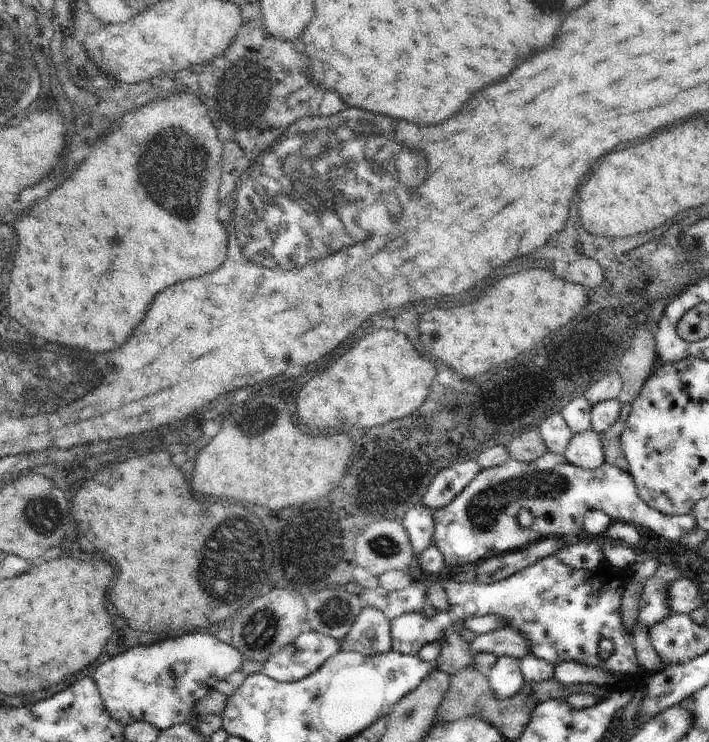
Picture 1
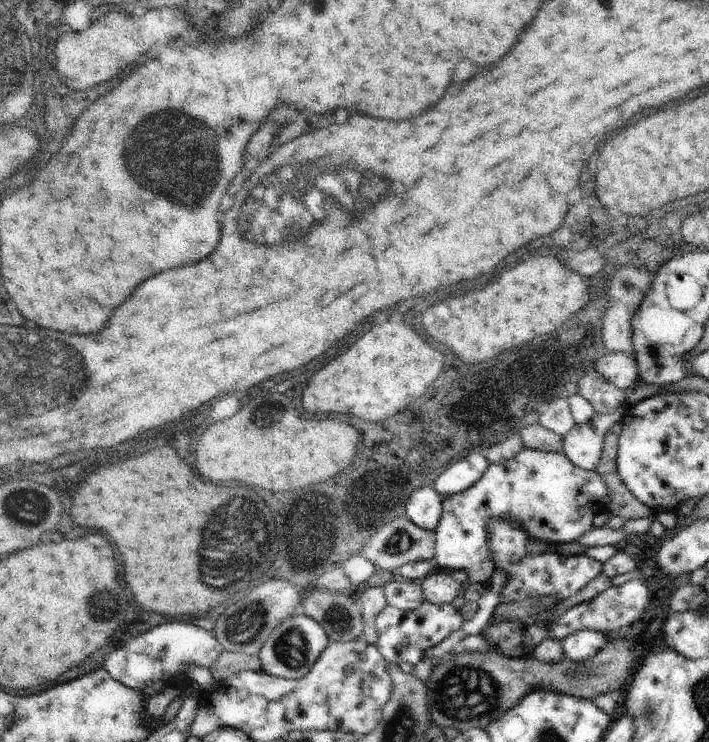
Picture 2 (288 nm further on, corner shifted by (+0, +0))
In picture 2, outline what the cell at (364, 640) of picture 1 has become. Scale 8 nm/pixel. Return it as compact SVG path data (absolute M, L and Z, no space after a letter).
M361 588L359 610L361 610L363 628L361 628L361 634L355 638L355 642L369 644L369 646L377 644L377 616L385 606L389 604L383 596L383 588L369 588L369 590Z

